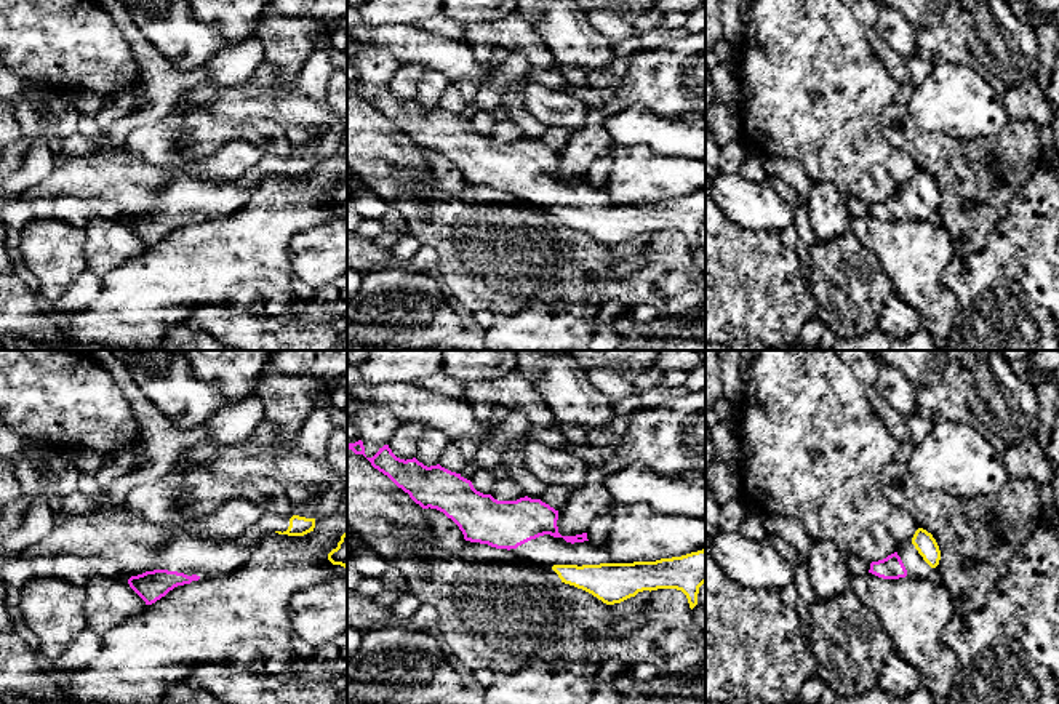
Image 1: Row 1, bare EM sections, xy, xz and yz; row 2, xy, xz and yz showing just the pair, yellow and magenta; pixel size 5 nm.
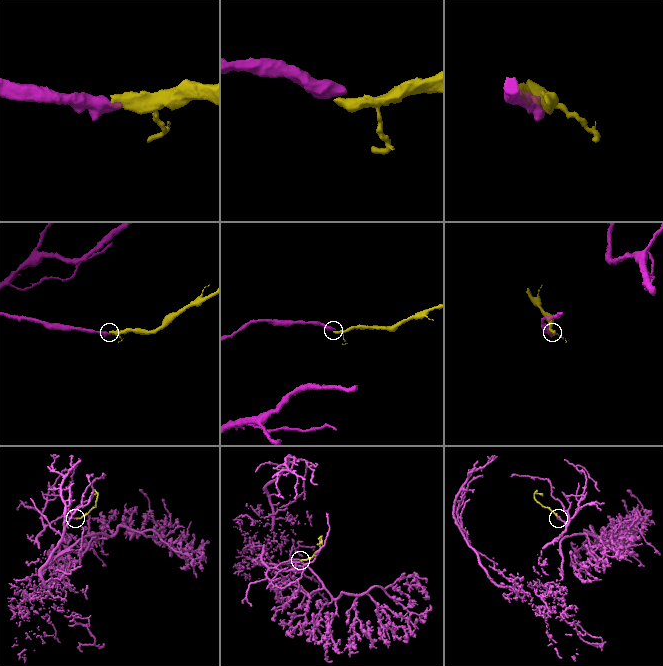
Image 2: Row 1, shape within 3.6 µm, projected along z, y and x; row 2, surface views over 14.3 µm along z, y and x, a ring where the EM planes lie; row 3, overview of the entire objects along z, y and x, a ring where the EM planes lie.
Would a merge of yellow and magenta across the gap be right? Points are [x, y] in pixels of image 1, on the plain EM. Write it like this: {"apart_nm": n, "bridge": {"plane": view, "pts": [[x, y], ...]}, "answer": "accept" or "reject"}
{"apart_nm": 90, "bridge": {"plane": "yz", "pts": [[912, 184], [896, 194]]}, "answer": "accept"}

